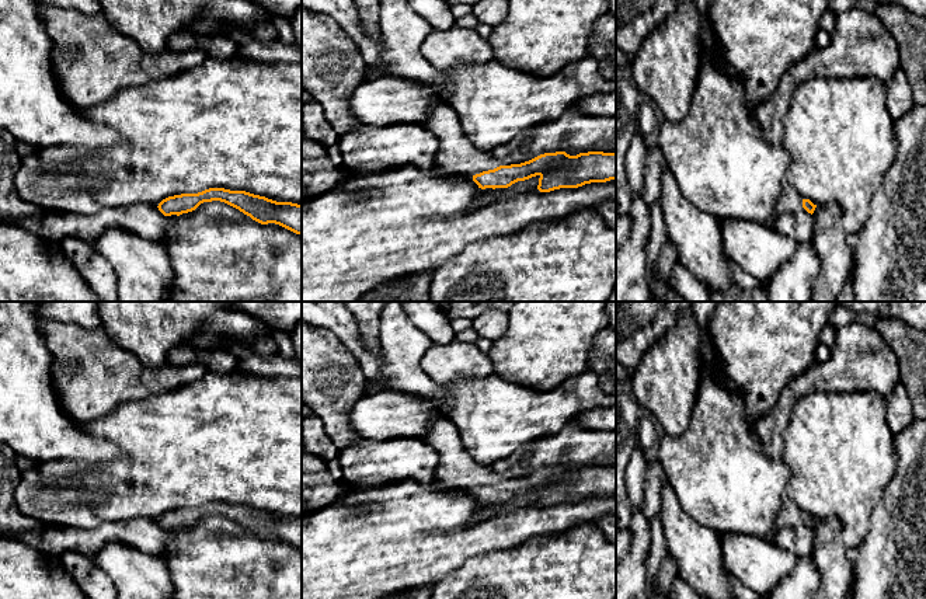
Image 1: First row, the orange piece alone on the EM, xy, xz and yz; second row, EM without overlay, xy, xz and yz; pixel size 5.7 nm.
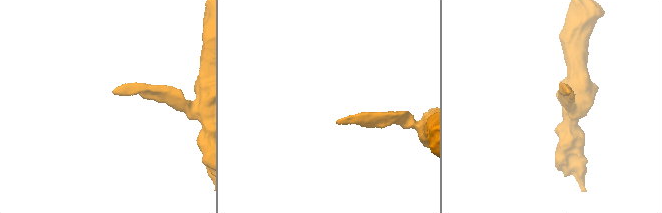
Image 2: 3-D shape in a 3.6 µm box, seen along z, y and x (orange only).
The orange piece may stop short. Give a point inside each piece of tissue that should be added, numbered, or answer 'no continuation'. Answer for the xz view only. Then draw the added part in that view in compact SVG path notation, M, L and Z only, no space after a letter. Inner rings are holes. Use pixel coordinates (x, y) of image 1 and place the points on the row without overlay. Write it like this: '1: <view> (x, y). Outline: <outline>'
1: xz (456, 469). Outline: M436 418L422 440L439 455L438 483L473 491L501 480L490 466L478 464L466 453L457 428L448 418Z

